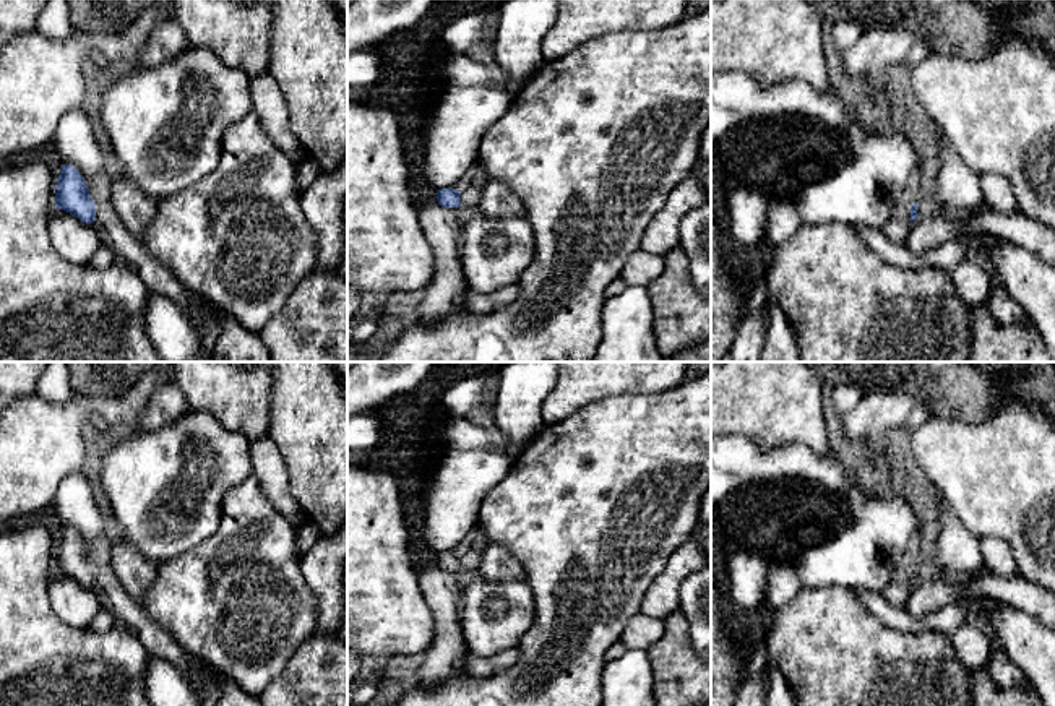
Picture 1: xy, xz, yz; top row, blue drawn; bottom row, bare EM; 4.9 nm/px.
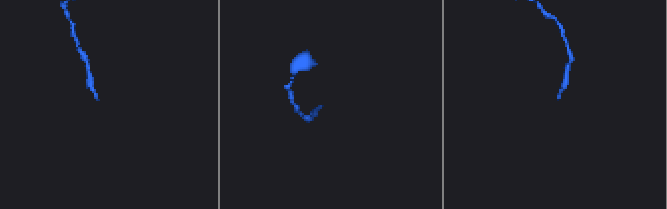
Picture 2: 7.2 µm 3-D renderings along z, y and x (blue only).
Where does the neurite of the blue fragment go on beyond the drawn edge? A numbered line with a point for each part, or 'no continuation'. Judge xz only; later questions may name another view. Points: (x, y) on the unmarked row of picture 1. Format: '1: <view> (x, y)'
1: xz (469, 557)

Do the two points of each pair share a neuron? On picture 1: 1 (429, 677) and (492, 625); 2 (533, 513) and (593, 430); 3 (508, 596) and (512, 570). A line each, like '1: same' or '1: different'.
1: different
2: same
3: different

